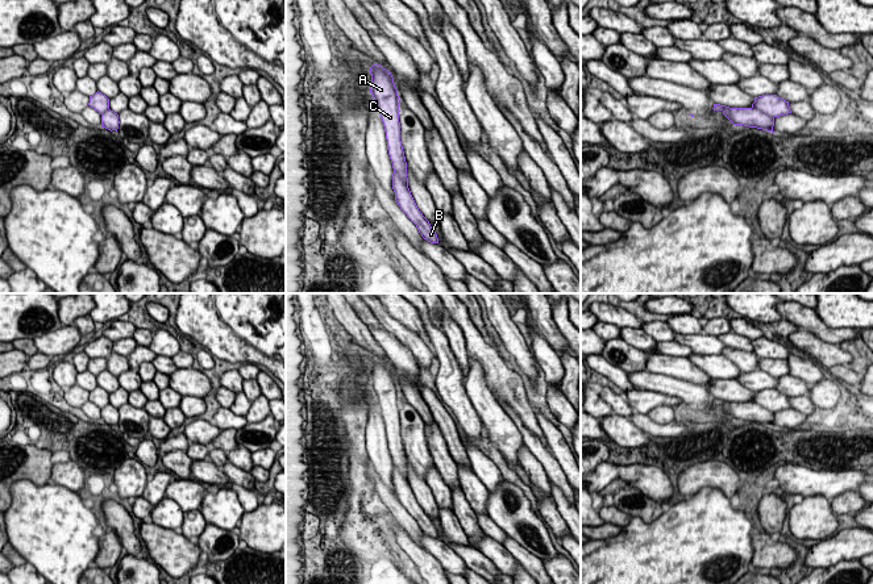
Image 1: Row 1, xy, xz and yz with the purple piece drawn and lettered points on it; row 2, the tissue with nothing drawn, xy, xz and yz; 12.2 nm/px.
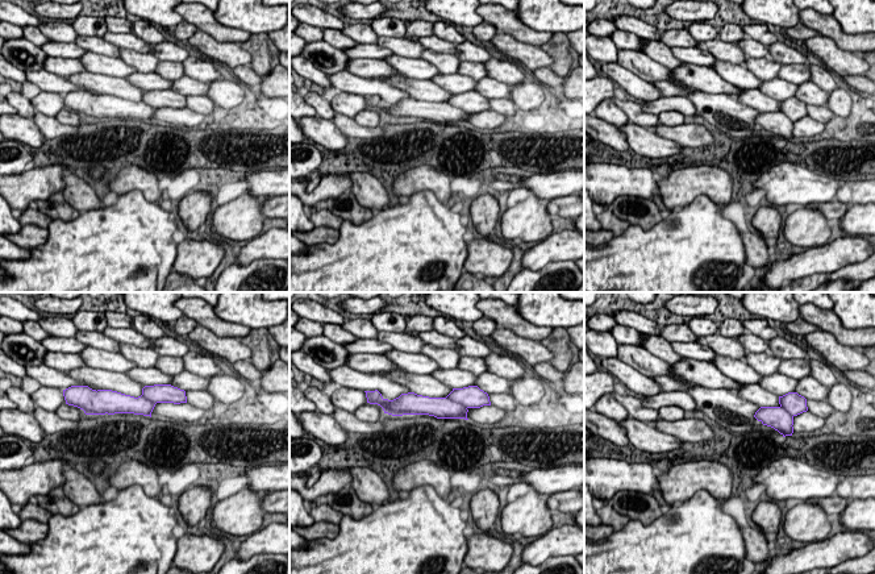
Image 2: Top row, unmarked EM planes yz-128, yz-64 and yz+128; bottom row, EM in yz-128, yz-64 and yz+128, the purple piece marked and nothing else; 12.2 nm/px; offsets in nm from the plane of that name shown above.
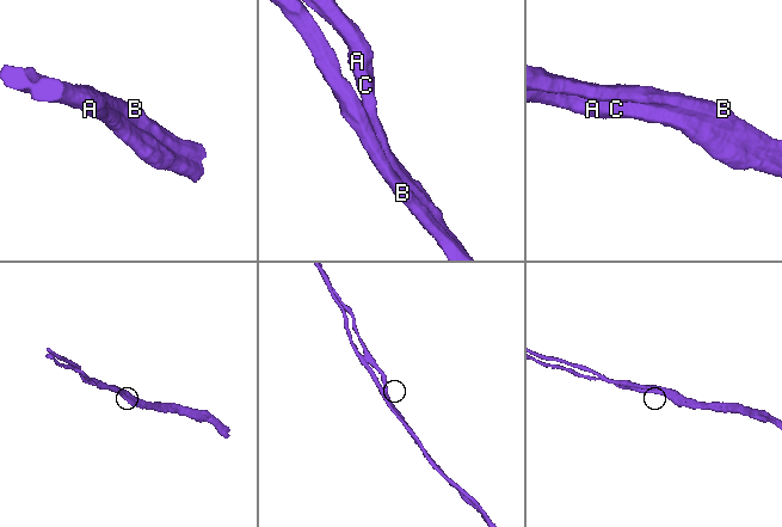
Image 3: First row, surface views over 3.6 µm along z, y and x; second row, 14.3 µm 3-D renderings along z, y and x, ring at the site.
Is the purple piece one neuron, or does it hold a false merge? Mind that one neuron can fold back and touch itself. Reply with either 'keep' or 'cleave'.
cleave

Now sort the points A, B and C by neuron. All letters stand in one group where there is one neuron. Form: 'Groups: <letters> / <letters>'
Groups: A C / B

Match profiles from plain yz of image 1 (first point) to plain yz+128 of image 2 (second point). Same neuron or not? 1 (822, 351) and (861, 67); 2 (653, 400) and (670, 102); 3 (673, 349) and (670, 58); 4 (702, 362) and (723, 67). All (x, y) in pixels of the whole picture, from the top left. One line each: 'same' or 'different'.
1: same
2: same
3: different
4: same

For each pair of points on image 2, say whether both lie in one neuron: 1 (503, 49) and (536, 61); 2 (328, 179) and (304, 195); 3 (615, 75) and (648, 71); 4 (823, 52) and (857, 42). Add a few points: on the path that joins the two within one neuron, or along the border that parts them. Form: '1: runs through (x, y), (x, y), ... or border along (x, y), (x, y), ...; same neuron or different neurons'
1: runs through (511, 49), (528, 55); same neuron
2: runs through (324, 186), (315, 195), (311, 195); same neuron
3: border along (615, 62), (650, 83); different neurons
4: border along (820, 33), (829, 37), (840, 48), (859, 54); different neurons

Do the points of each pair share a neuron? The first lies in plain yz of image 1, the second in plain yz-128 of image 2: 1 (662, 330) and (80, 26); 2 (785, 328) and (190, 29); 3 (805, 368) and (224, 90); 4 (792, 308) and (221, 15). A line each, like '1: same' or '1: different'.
1: different
2: same
3: different
4: different

